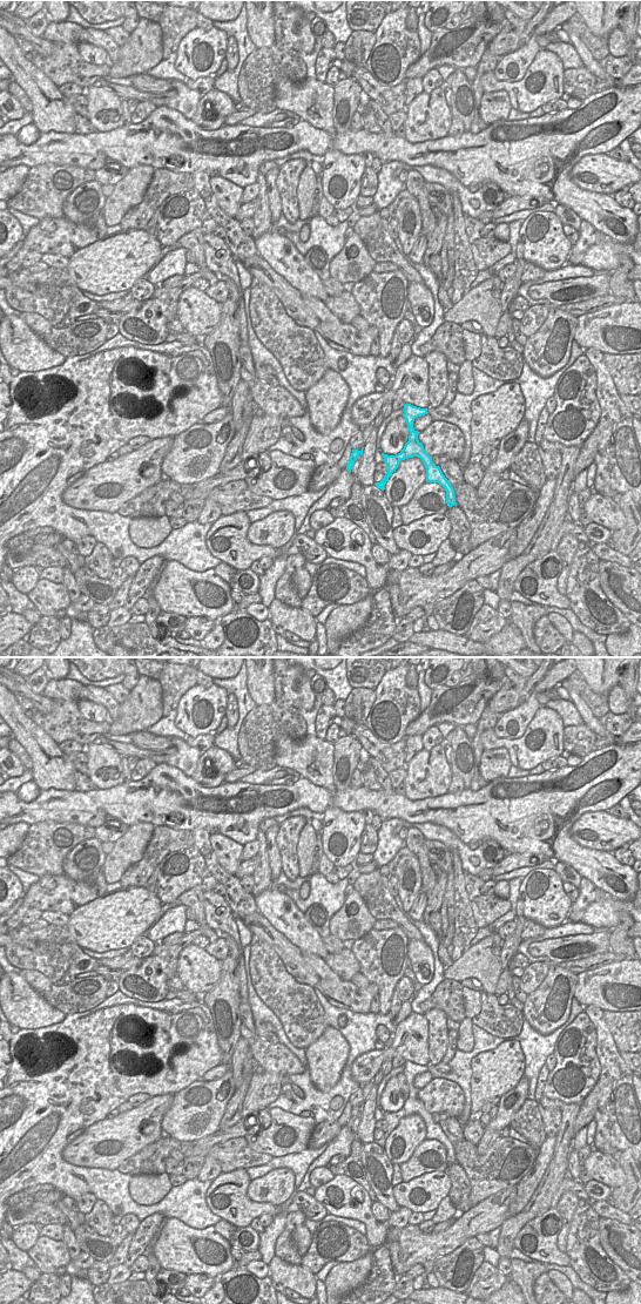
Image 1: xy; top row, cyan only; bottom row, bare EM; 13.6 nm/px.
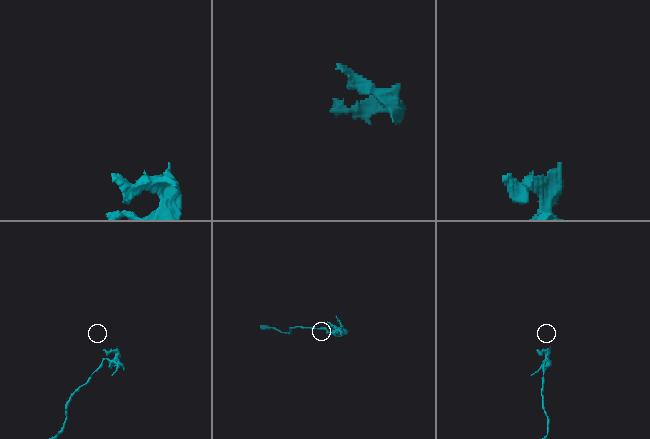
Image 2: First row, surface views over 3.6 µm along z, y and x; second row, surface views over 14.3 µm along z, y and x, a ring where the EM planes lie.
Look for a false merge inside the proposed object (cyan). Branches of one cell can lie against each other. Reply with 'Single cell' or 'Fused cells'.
Fused cells.

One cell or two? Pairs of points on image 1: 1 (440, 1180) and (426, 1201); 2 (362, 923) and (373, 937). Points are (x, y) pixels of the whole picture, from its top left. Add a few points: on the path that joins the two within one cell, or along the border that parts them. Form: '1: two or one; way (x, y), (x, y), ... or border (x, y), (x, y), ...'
1: one; way (436, 1184), (430, 1190), (430, 1196)
2: two; border (371, 927), (355, 940)

